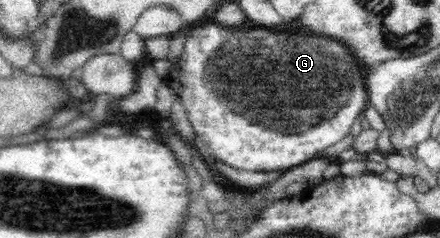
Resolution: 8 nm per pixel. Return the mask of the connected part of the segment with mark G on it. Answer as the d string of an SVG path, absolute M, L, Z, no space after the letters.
M205 22L197 28L193 28L191 32L187 31L185 52L183 52L181 60L173 66L173 70L167 78L167 85L181 98L180 102L187 111L188 119L191 121L194 131L207 144L207 148L213 153L213 156L223 160L225 165L247 172L279 170L285 172L305 164L305 162L313 159L317 152L321 152L321 150L325 150L325 148L329 148L329 146L333 146L345 138L345 134L349 132L355 119L361 115L368 100L367 82L366 88L363 88L363 70L355 64L355 57L352 55L351 49L347 48L345 44L341 46L341 42L338 40L309 36L309 34L303 36L303 34L275 32L275 30L267 30L263 27L253 28L253 30L229 30L229 28L221 28L221 25L213 24L213 22Z

